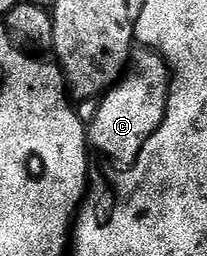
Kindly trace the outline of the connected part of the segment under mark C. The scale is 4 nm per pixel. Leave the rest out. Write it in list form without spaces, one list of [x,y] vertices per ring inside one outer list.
[[[135,47],[129,58],[129,70],[101,99],[94,120],[87,125],[89,145],[120,163],[118,165],[131,166],[150,136],[161,126],[168,110],[170,90],[171,70],[165,59],[148,47]]]

